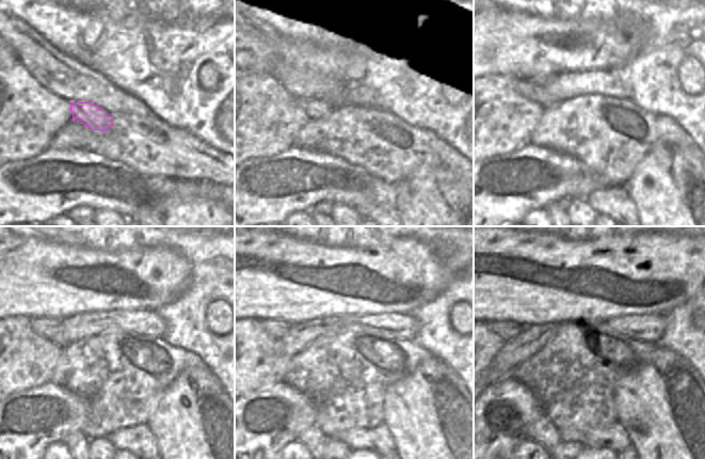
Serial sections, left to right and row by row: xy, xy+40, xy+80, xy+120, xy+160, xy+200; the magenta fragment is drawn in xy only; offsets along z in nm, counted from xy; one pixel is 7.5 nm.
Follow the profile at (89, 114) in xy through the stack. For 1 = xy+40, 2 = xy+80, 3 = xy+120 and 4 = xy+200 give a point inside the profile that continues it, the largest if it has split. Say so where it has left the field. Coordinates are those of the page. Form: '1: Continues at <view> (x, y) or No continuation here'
1: Continues at xy+40 (316, 109)
2: Continues at xy+80 (540, 94)
3: Continues at xy+120 (47, 328)
4: Continues at xy+200 (507, 330)

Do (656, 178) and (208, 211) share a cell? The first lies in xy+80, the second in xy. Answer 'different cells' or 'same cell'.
same cell

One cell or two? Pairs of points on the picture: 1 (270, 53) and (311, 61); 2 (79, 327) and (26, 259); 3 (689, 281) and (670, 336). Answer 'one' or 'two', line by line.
1: one
2: two
3: two

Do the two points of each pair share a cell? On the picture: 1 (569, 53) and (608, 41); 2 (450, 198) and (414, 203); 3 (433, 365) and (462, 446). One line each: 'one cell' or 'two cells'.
1: one cell
2: one cell
3: one cell

